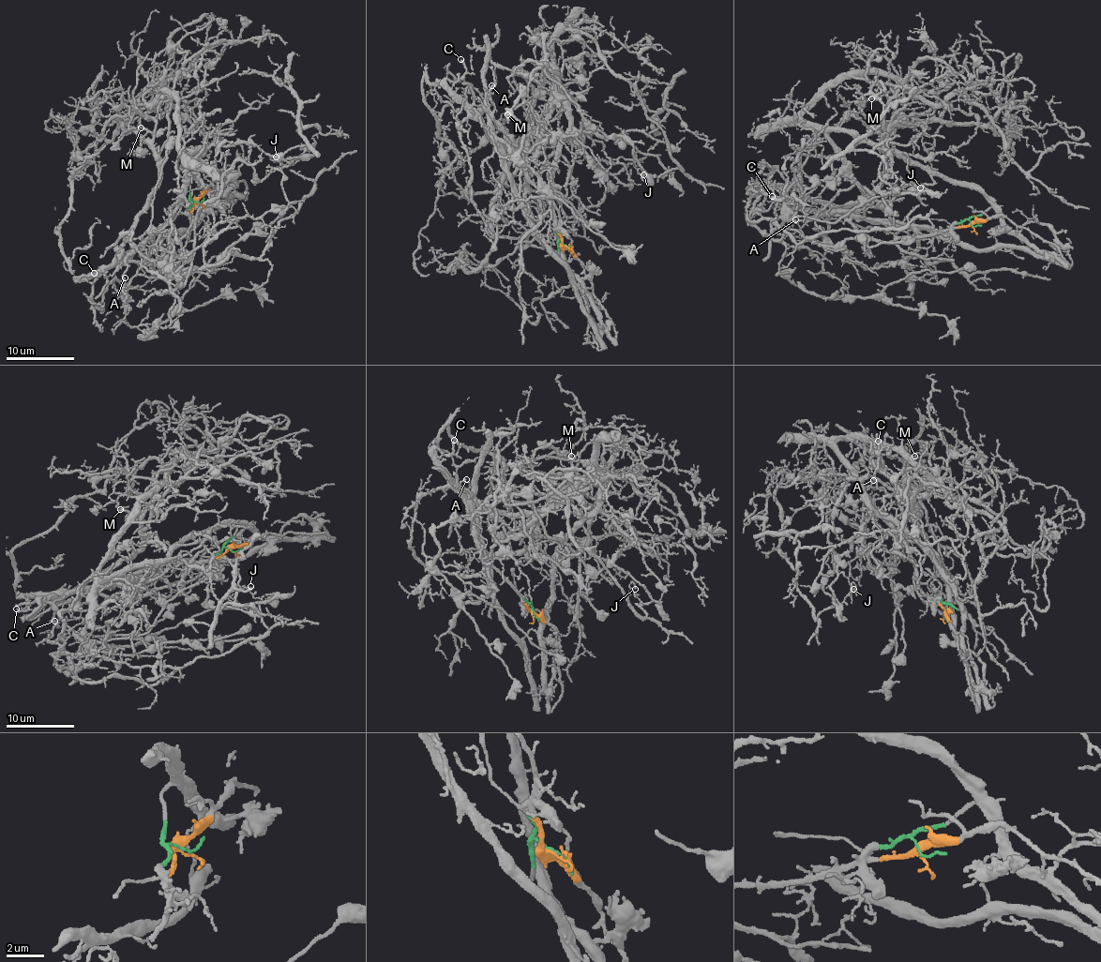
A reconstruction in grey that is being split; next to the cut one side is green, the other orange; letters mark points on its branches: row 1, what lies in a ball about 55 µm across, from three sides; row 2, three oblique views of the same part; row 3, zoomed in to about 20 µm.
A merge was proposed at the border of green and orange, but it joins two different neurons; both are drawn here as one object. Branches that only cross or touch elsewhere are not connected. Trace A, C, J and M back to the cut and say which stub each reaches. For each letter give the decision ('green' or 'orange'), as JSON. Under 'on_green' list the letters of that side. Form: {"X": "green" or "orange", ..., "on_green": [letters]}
{"A": "green", "C": "orange", "J": "green", "M": "green", "on_green": ["A", "J", "M"]}

